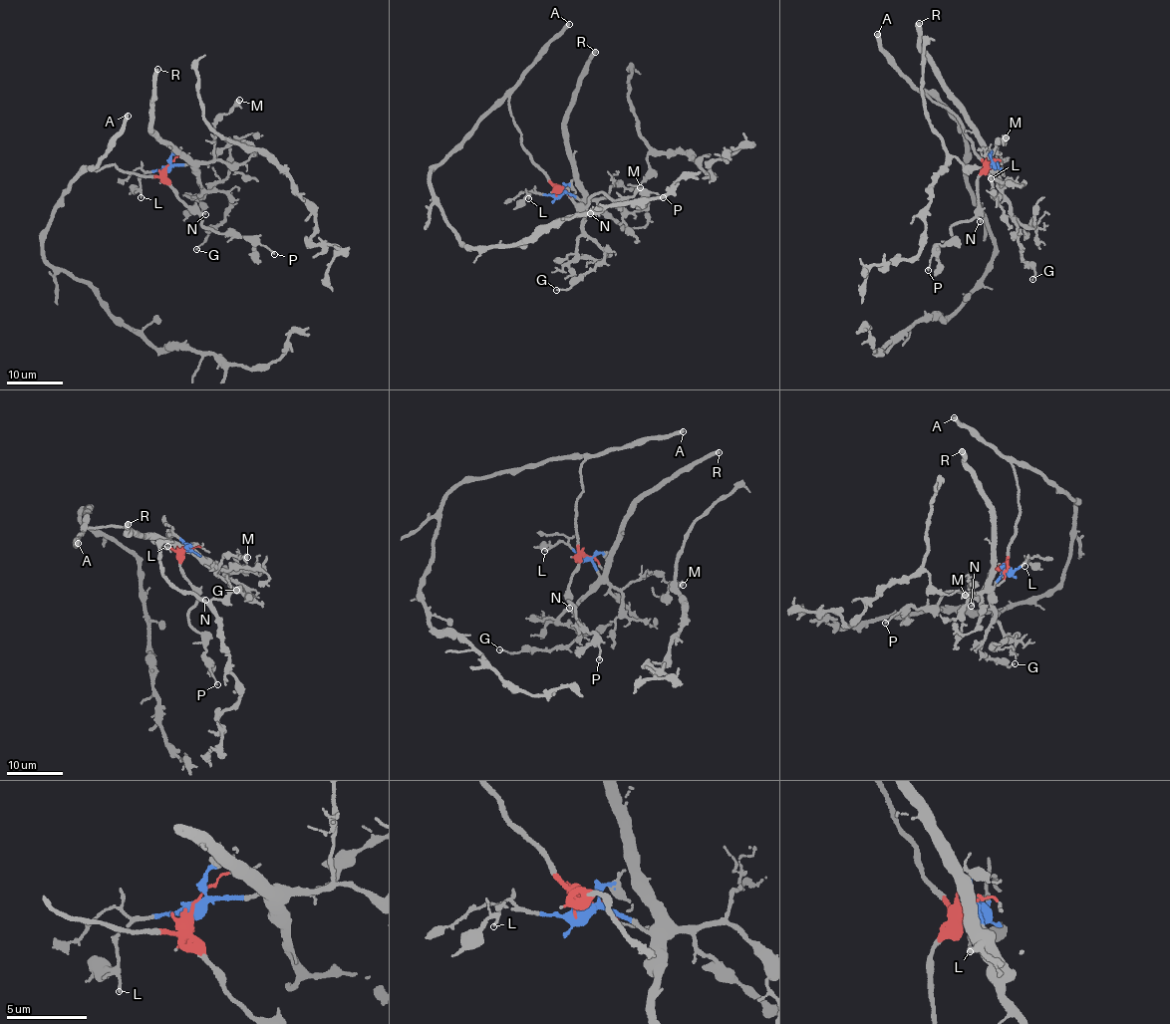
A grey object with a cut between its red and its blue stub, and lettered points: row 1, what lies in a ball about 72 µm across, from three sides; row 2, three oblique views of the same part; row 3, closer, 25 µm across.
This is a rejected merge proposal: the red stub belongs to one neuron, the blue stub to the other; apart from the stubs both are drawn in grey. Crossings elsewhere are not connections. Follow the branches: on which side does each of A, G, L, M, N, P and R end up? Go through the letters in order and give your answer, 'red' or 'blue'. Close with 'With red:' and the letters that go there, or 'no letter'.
A: red
G: blue
L: blue
M: blue
N: red
P: red
R: blue
With red: A, N, P

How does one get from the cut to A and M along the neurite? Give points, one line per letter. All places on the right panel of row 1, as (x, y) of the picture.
A: (992, 161), (981, 159), (954, 113), (941, 107), (902, 75), (894, 59), (880, 48), (877, 33)
M: (992, 161), (997, 172), (994, 178), (990, 176), (986, 163), (996, 144), (1003, 143), (1006, 137)

